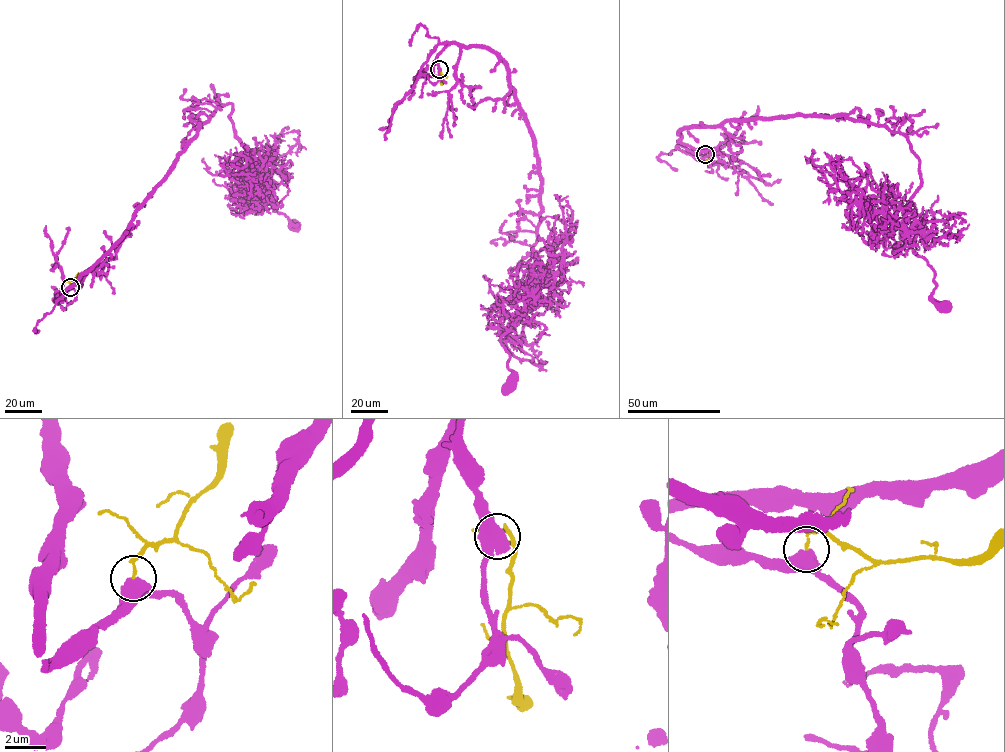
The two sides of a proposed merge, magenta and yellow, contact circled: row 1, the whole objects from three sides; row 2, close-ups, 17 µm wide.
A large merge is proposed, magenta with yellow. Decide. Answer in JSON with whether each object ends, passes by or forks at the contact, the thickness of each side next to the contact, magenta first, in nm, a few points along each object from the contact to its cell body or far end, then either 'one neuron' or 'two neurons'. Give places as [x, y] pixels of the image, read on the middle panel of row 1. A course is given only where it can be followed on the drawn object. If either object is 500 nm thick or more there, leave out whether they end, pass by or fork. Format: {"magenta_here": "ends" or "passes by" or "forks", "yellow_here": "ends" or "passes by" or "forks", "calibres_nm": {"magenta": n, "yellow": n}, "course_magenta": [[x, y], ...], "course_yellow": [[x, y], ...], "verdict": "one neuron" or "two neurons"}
{"calibres_nm": {"magenta": 750, "yellow": 110}, "course_magenta": [[440, 69], [449, 44], [496, 54], [537, 155], [537, 262], [517, 291], [526, 310], [501, 337], [506, 386]], "course_yellow": [[440, 69], [442, 84]], "verdict": "two neurons"}

